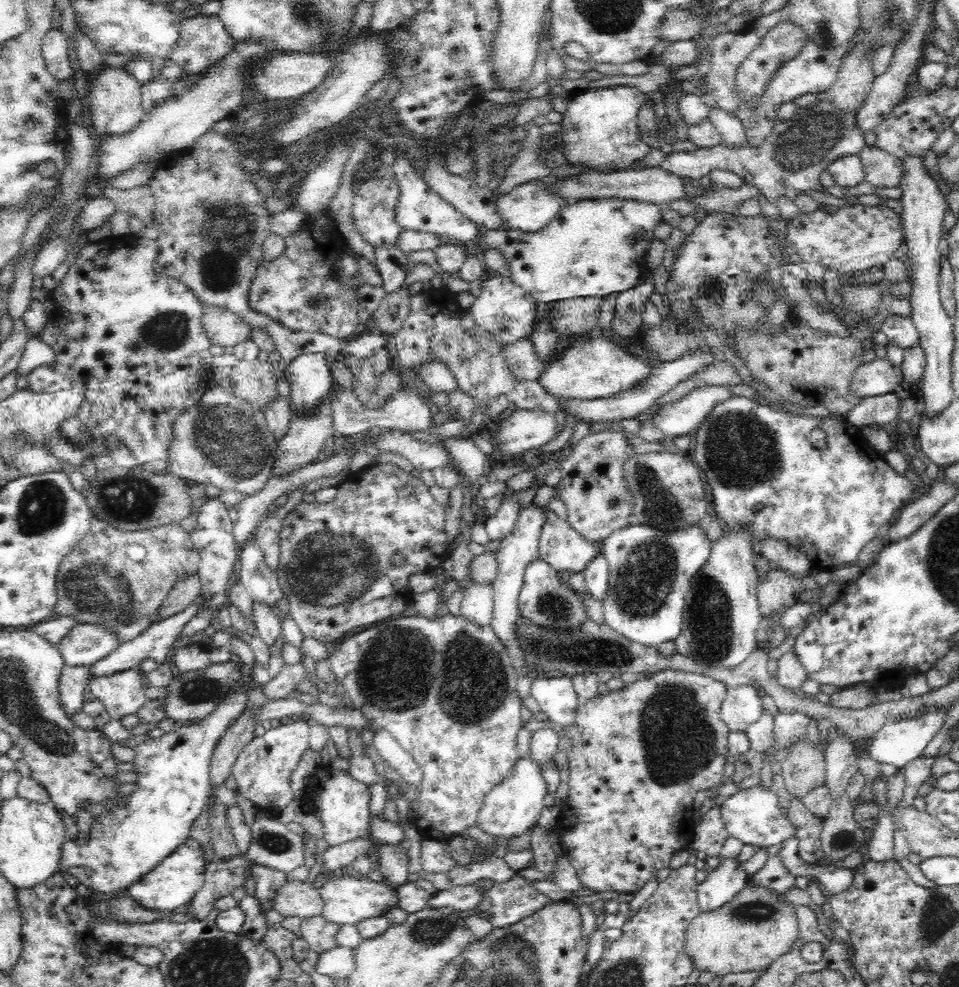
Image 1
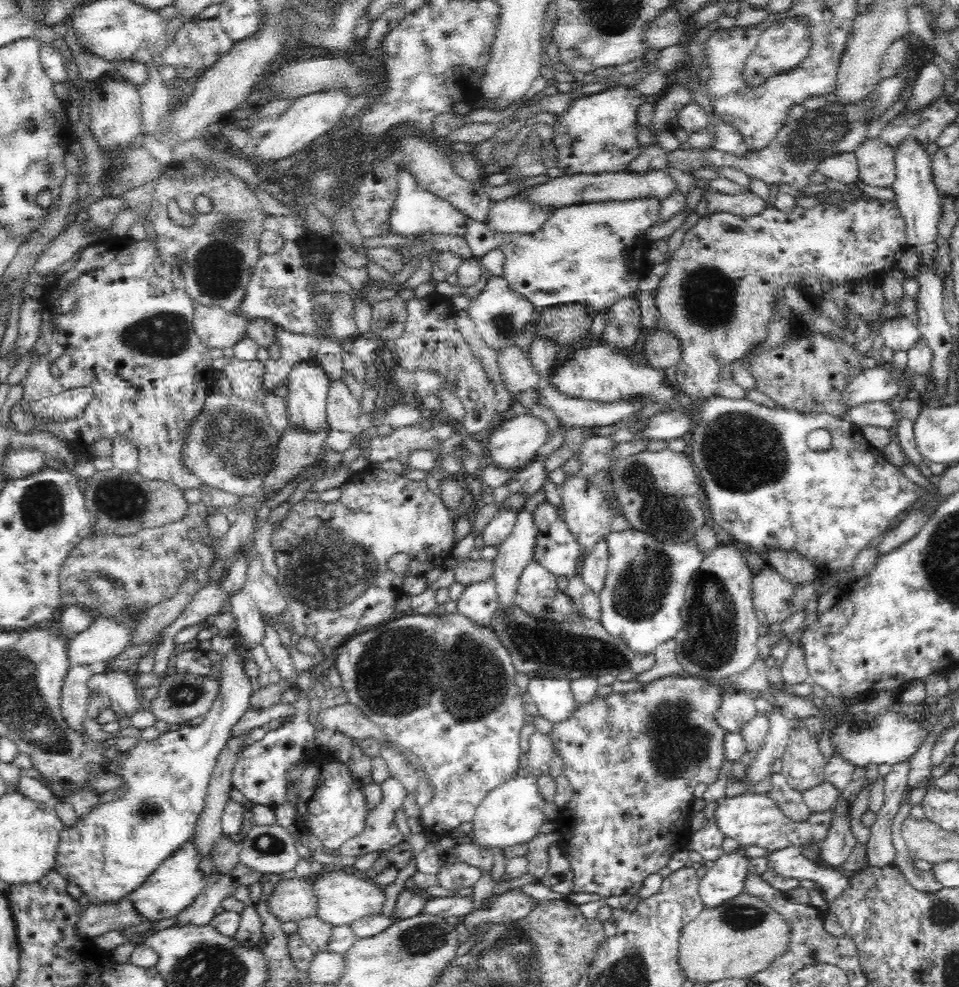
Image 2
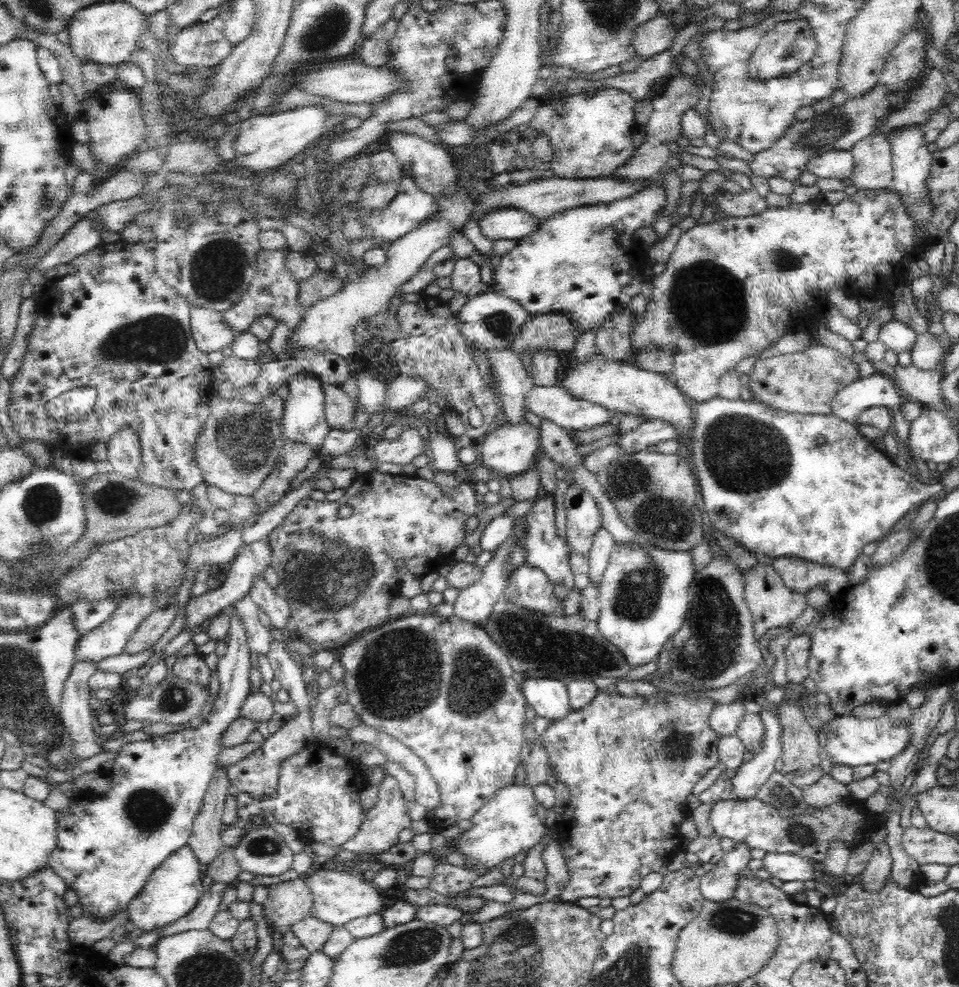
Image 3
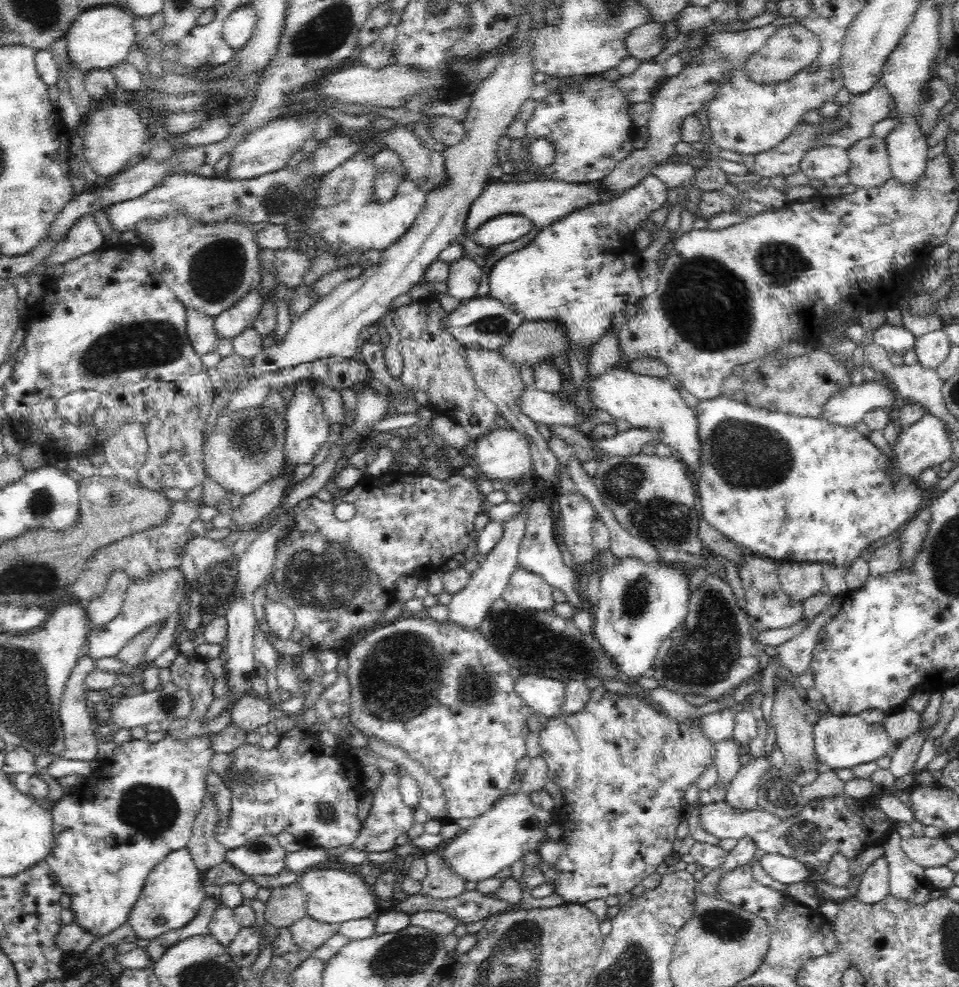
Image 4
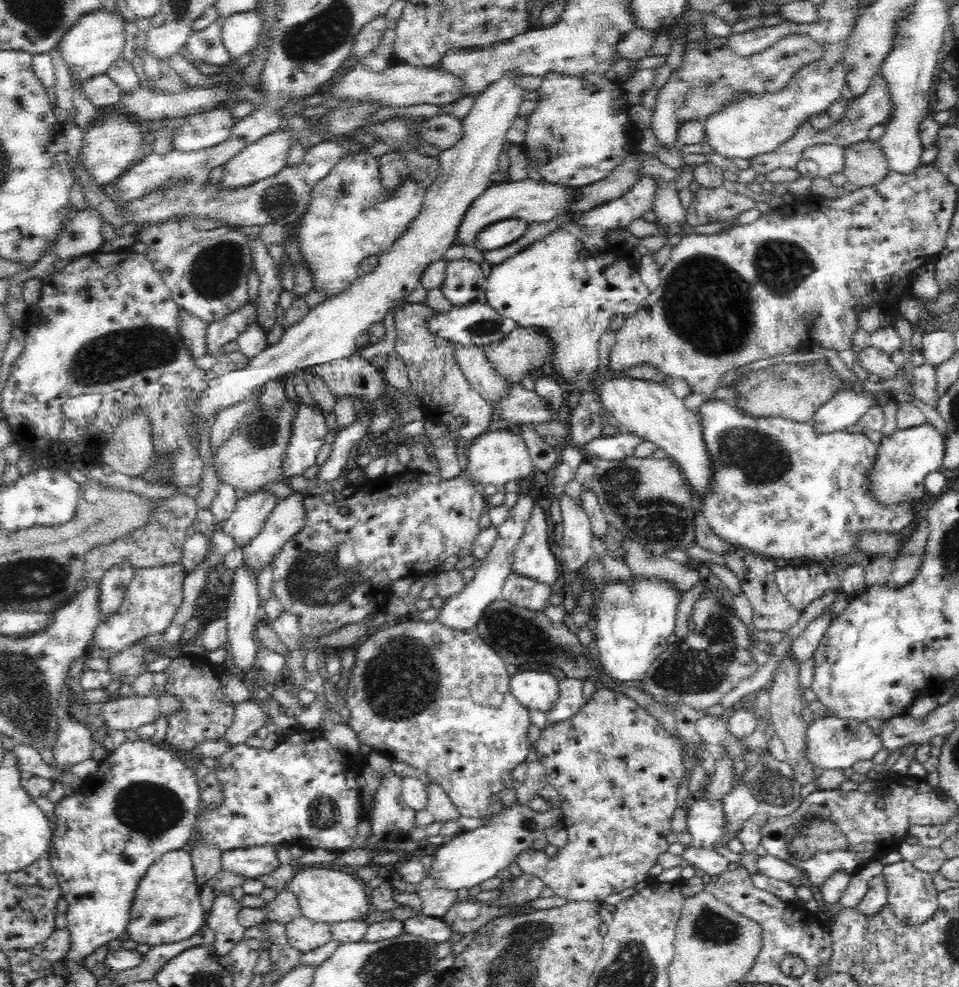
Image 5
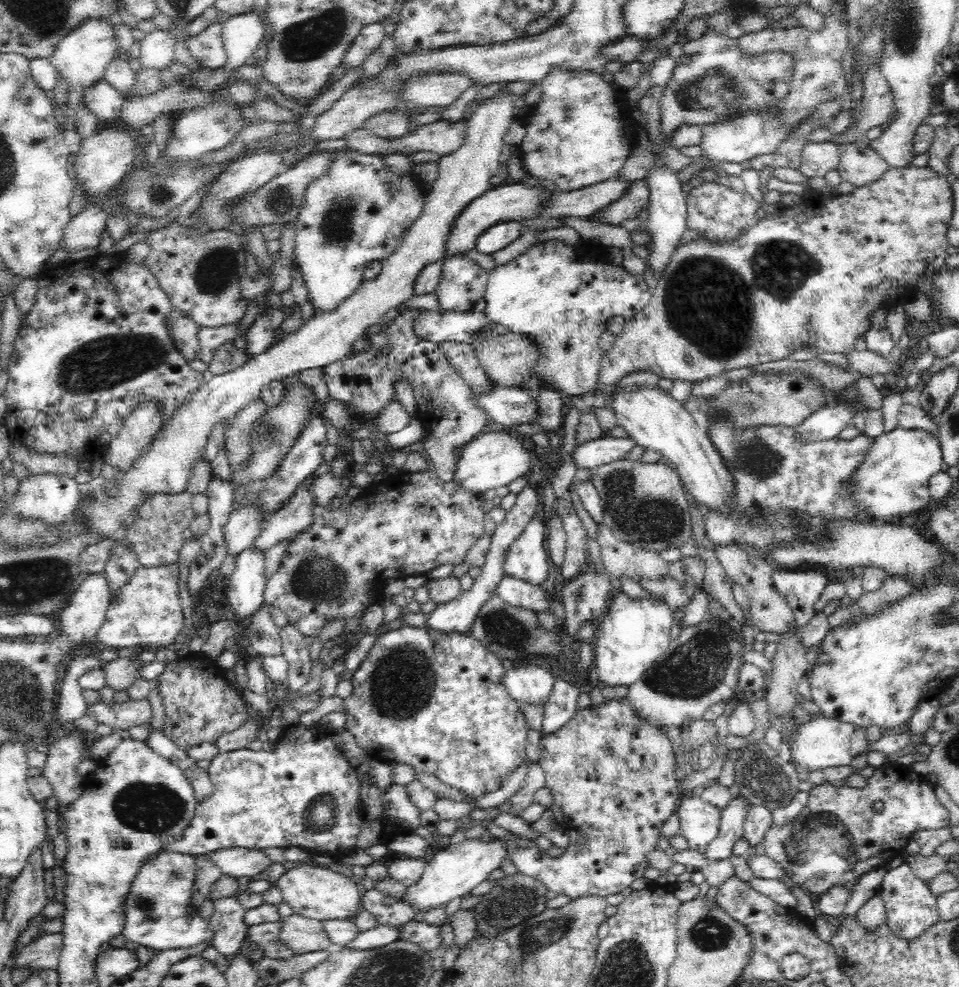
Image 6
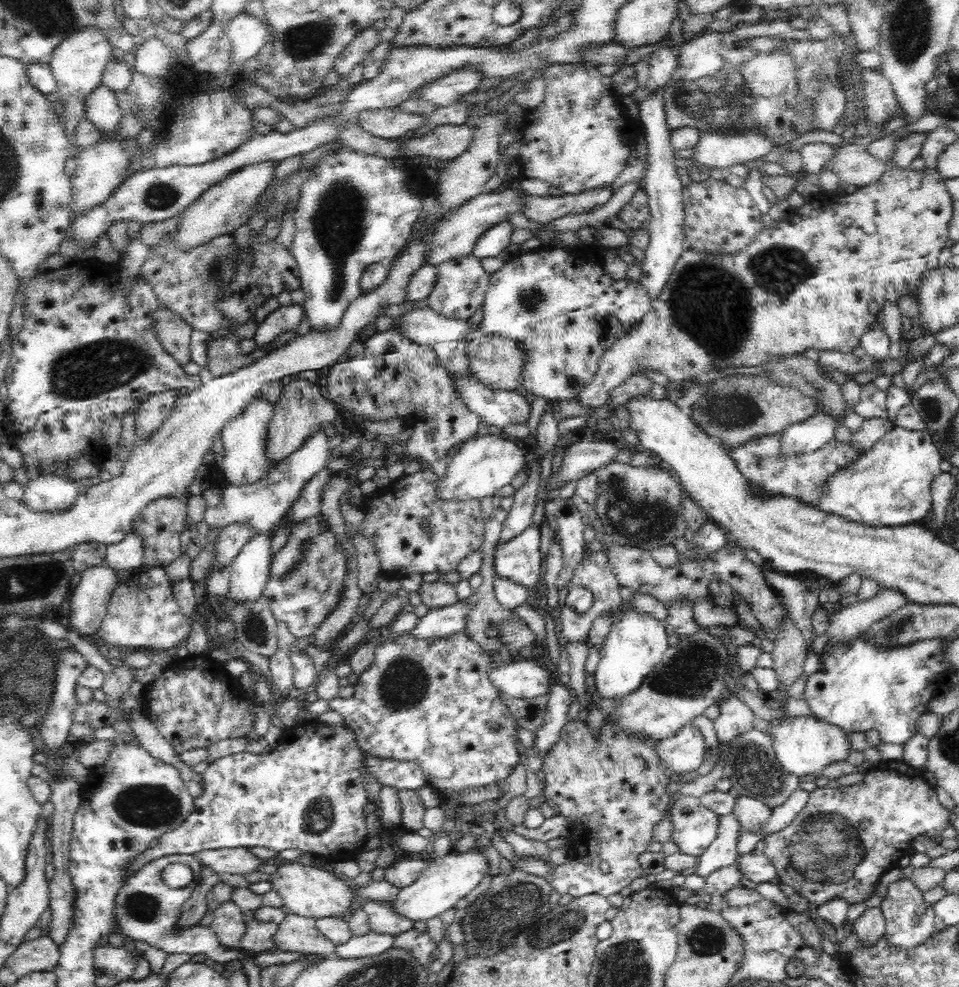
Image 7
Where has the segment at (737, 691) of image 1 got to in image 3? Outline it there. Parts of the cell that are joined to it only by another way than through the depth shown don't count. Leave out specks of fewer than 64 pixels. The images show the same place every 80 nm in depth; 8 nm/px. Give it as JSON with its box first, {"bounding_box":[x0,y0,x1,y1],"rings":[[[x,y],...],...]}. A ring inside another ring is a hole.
{"bounding_box":[708,697,746,736],"rings":[[[737,697],[733,702],[719,701],[712,710],[708,723],[712,731],[721,736],[736,735],[738,724],[742,722],[744,714],[746,714],[746,706],[744,697]]]}

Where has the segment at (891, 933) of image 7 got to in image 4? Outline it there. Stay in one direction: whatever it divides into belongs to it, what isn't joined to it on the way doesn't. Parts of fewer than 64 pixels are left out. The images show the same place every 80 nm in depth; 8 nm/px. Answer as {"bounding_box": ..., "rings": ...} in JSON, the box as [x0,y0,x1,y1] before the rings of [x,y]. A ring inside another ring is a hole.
{"bounding_box":[883,827,936,905],"rings":[[[894,827],[883,842],[885,857],[889,868],[889,891],[898,899],[904,899],[906,903],[925,905],[931,901],[930,892],[936,889],[926,879],[925,868],[910,860],[900,846],[902,838]]]}

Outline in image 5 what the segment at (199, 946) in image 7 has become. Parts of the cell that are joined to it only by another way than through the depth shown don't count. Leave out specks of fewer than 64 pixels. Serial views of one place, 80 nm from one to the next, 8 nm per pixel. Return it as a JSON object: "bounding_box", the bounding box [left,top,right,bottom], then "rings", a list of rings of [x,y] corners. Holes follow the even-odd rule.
{"bounding_box":[126,848,203,946],"rings":[[[182,848],[166,852],[152,862],[146,874],[138,882],[134,902],[130,910],[130,920],[126,931],[131,939],[139,943],[156,946],[175,943],[187,939],[203,925],[201,888],[196,881],[194,863],[188,849]]]}

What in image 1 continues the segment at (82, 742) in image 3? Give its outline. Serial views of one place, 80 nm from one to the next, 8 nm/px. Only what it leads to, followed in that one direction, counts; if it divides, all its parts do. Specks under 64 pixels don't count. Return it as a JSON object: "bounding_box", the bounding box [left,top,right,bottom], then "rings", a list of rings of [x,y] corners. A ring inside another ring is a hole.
{"bounding_box":[59,666,90,717],"rings":[[[67,666],[62,668],[59,682],[59,699],[68,717],[80,712],[84,705],[84,693],[88,691],[90,680],[88,666]]]}

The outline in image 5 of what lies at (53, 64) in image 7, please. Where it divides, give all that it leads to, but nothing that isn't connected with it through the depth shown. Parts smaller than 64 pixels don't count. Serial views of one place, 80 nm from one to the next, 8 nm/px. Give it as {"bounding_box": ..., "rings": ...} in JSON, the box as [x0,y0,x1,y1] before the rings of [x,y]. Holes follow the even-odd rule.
{"bounding_box":[58,9,126,85],"rings":[[[100,9],[81,16],[72,28],[69,28],[58,48],[74,81],[83,85],[86,80],[98,74],[105,74],[116,60],[123,58],[126,47],[126,32],[124,31],[126,23],[117,10],[112,12]]]}

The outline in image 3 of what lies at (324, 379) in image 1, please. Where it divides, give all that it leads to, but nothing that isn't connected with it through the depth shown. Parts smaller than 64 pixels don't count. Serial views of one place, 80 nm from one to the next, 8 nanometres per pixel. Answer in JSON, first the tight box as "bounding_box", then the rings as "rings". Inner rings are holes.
{"bounding_box":[281,371,331,452],"rings":[[[306,371],[298,372],[287,382],[289,394],[285,400],[285,410],[281,424],[283,438],[296,444],[308,445],[312,452],[322,451],[324,437],[331,429],[325,417],[323,385],[318,376]]]}

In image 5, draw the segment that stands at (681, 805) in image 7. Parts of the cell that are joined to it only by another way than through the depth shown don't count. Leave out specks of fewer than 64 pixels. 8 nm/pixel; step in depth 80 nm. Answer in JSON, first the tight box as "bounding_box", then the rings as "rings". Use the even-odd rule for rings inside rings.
{"bounding_box":[686,800,726,848],"rings":[[[698,800],[687,808],[686,831],[692,836],[692,847],[712,848],[724,835],[726,816],[723,801]]]}

